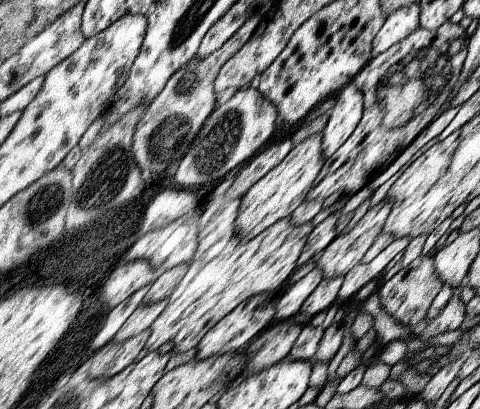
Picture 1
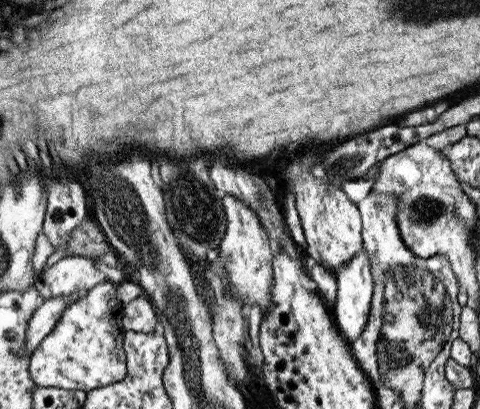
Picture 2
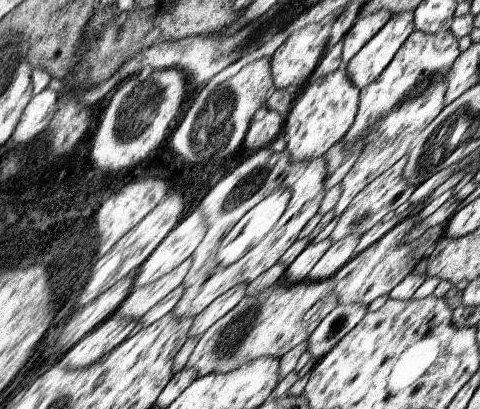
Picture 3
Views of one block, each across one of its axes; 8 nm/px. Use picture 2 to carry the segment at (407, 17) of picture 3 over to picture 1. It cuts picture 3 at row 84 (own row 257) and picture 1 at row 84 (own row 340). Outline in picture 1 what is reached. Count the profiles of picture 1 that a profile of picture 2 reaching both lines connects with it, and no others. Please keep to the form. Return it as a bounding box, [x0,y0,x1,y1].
[323,82,363,160]

